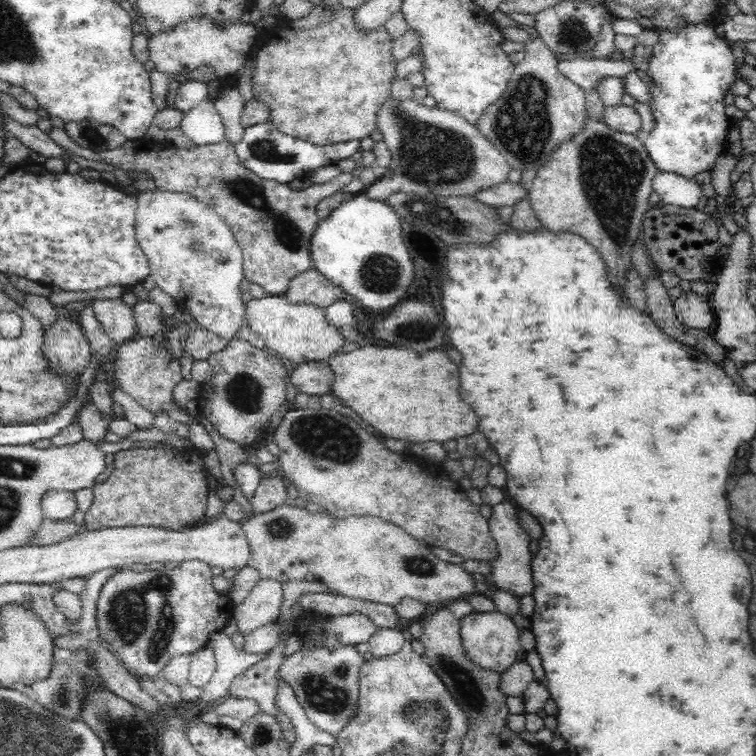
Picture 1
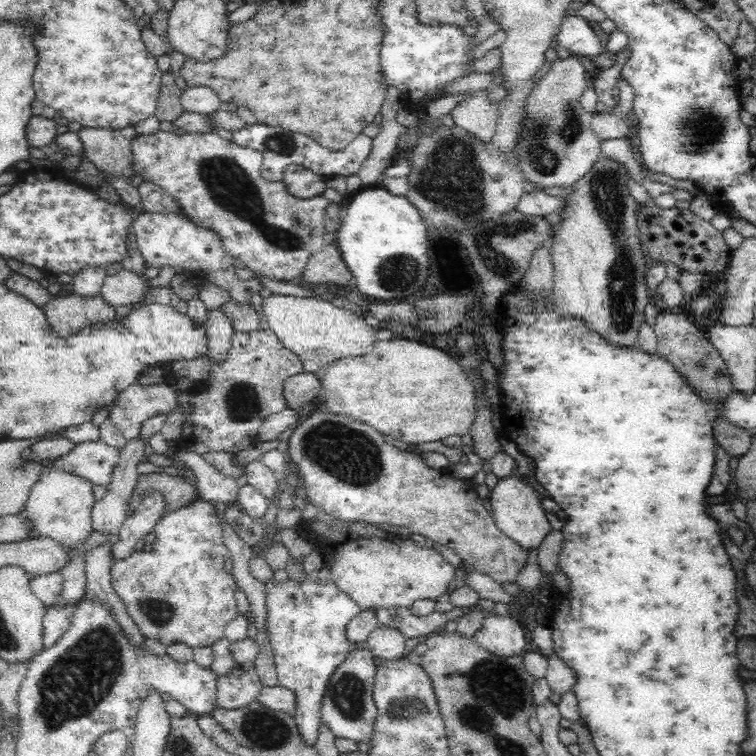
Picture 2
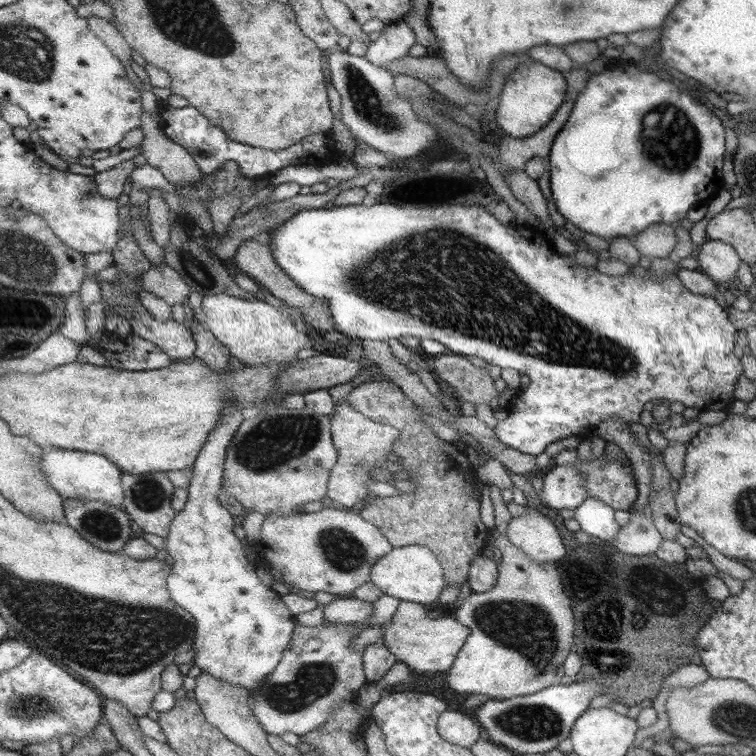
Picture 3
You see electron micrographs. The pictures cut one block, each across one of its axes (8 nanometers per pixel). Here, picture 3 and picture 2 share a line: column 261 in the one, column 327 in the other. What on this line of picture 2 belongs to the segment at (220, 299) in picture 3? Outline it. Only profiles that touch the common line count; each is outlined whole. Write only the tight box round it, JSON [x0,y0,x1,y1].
[262,295,379,374]

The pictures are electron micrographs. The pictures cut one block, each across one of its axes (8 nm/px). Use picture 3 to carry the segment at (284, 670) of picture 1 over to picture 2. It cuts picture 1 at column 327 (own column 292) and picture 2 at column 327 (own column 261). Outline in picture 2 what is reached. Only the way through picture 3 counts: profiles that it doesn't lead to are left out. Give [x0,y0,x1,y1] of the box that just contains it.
[320,649,377,743]

